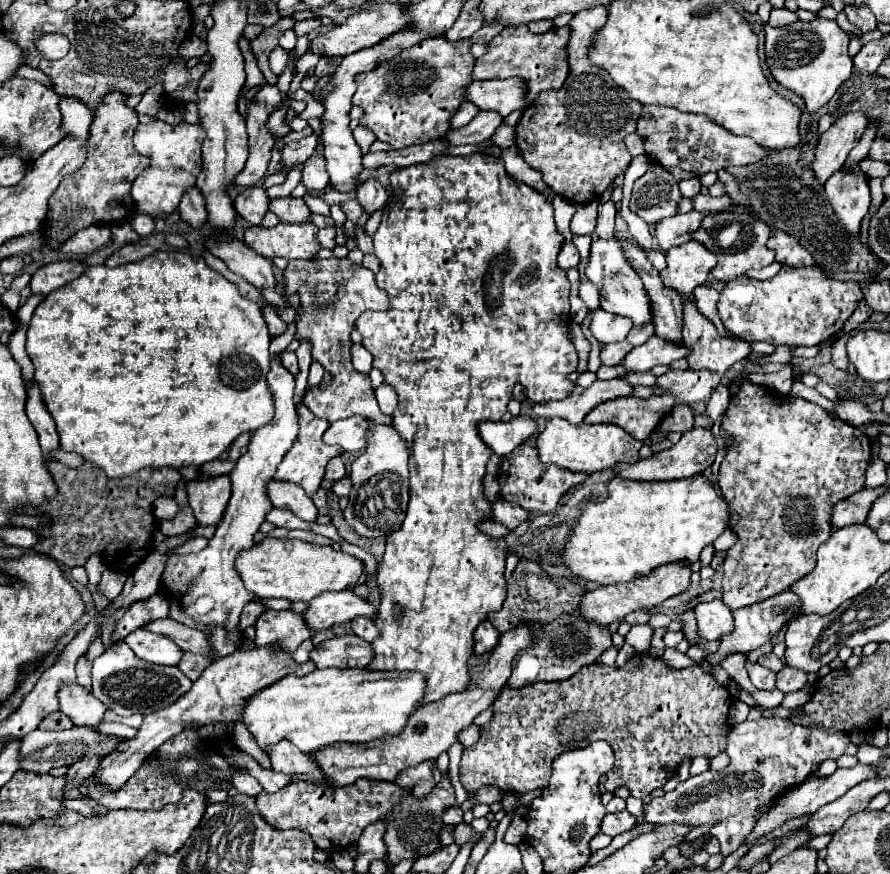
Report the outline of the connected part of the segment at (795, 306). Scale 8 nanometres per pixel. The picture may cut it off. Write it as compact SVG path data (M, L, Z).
M803 267L801 271L781 269L767 281L749 277L729 281L721 293L719 315L733 337L749 343L791 341L775 345L819 345L843 329L861 299L863 291L857 281L831 279L817 267Z

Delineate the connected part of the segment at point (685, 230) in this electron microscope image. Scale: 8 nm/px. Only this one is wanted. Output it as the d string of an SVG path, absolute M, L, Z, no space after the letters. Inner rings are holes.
M689 211L685 215L675 215L675 217L669 217L669 219L661 219L655 225L657 243L667 251L671 247L677 247L677 245L683 245L683 243L691 241L691 235L701 227L701 221L707 215L713 215L713 213L711 211L705 211L705 213Z

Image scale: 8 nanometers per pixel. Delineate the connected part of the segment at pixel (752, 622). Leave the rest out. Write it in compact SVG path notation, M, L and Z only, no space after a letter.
M787 589L787 591L783 591L783 593L775 595L775 597L769 597L765 601L753 603L749 607L737 609L737 611L733 611L733 617L735 617L735 631L733 631L733 635L727 635L725 639L721 639L719 651L709 655L707 661L711 665L715 665L721 659L725 659L725 655L729 655L729 653L749 653L749 651L755 651L761 645L769 643L783 627L789 625L789 621L797 619L799 615L801 615L801 599L791 589Z

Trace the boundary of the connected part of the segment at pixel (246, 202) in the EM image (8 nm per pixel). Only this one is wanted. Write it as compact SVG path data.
M247 187L237 195L233 205L241 219L249 221L251 225L259 225L269 209L269 197L263 187Z

